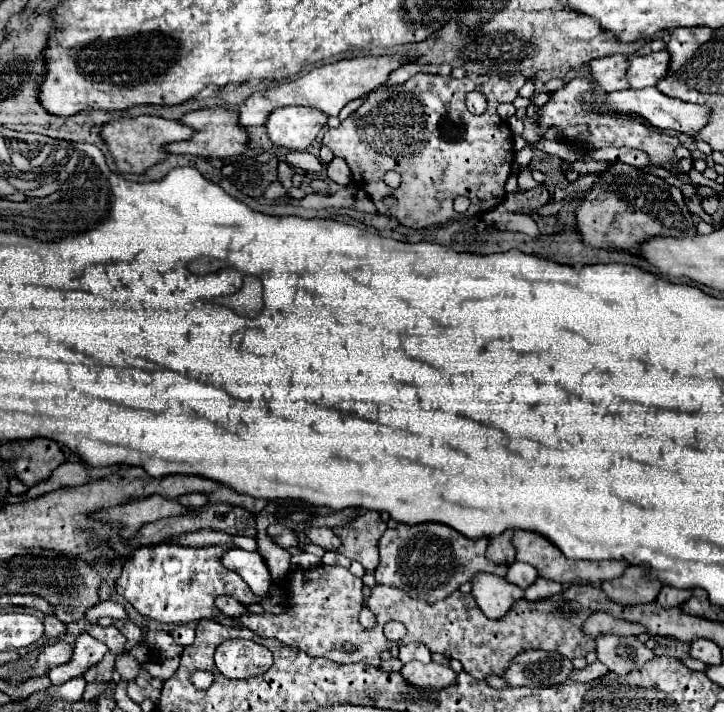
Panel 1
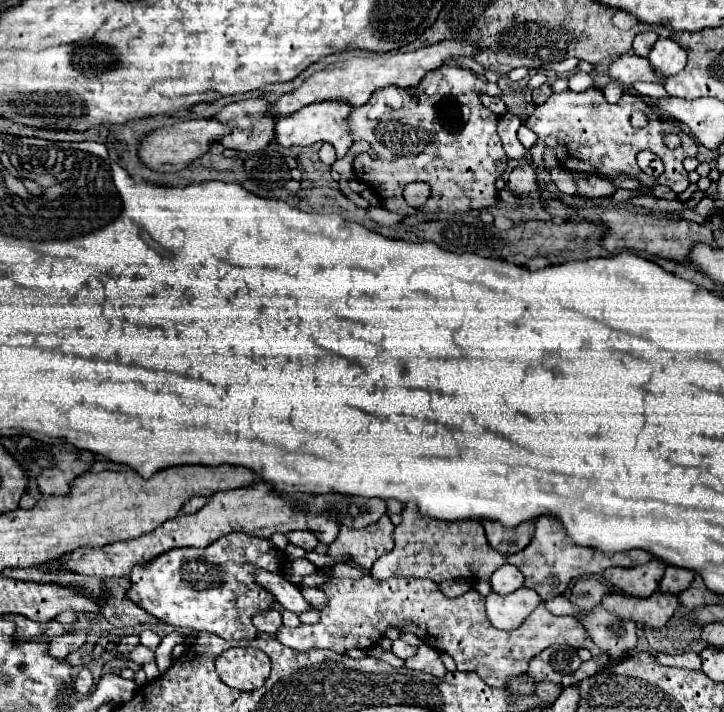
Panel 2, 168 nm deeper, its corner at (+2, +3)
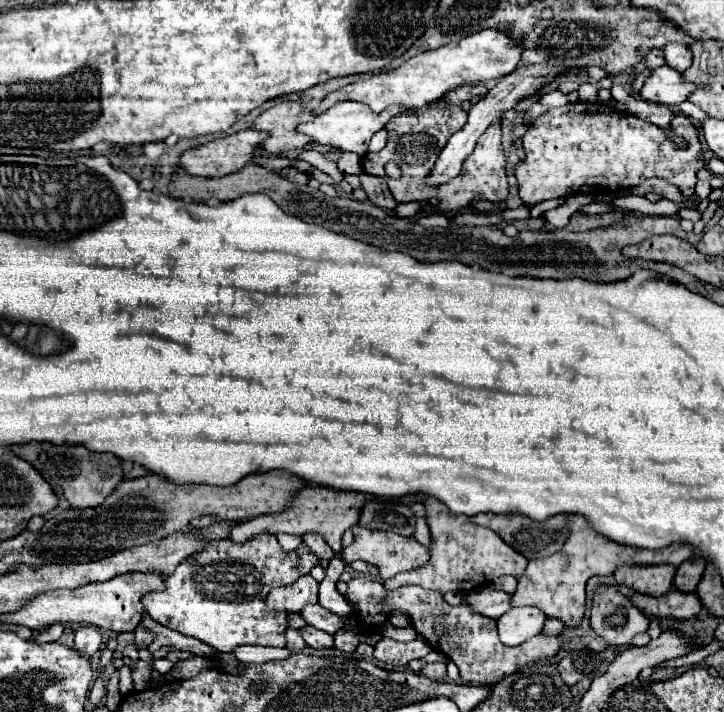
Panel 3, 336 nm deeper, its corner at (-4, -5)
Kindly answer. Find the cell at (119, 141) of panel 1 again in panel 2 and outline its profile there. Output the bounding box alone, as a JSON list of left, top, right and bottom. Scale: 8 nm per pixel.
[140,120,230,172]

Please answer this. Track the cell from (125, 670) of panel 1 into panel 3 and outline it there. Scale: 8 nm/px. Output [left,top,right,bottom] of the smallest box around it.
[134,626,154,650]

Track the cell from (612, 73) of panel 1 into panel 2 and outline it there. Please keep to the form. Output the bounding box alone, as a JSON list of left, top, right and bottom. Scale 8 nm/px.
[610,54,666,86]

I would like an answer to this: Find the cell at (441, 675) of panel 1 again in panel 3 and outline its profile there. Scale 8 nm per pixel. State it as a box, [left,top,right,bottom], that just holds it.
[422,662,446,680]

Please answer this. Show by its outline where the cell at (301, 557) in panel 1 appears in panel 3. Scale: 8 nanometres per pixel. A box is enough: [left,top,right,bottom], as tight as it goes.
[266,574,318,612]

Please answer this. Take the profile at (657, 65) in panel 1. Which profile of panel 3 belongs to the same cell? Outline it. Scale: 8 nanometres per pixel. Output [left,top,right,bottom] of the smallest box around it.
[664,42,692,72]

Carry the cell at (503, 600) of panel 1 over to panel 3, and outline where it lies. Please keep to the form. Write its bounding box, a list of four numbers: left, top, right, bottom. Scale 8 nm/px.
[498,606,546,646]

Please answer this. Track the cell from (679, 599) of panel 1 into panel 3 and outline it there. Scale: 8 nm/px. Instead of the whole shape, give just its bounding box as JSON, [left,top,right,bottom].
[674,558,706,592]

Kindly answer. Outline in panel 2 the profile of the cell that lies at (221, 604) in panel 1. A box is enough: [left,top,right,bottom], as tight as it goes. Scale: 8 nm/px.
[254,610,282,634]

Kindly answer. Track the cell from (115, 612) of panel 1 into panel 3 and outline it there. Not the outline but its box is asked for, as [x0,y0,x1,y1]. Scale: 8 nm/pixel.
[34,624,64,642]

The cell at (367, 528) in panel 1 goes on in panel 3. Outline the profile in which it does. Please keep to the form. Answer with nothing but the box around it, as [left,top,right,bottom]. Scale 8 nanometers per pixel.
[342,526,428,580]

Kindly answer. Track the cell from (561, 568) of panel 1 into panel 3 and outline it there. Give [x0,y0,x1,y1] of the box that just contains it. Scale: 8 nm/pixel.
[512,516,692,626]

